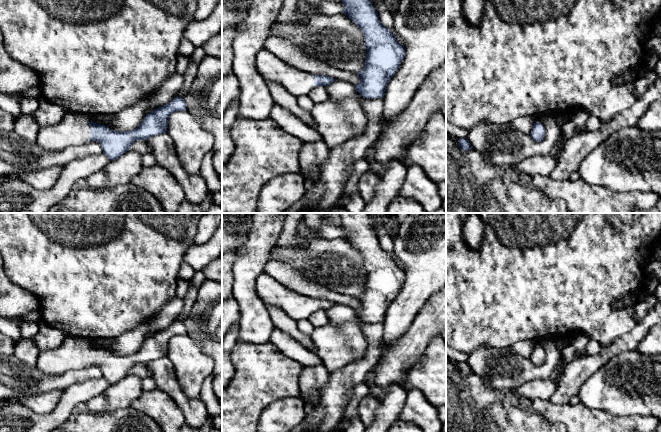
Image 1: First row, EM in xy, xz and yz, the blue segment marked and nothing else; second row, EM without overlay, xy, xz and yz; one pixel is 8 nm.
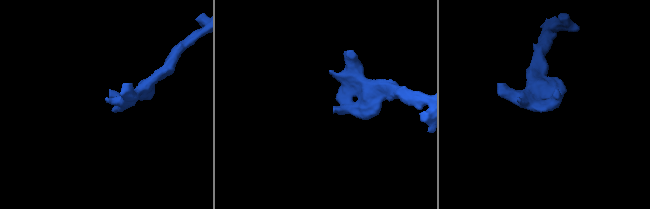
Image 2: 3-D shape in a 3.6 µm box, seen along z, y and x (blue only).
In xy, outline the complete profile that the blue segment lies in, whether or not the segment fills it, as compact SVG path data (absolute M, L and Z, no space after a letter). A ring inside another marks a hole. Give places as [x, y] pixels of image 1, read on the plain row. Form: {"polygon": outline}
{"polygon": "M176 320L166 329L148 337L136 353L123 356L96 348L91 340L66 335L57 348L39 352L37 368L47 375L61 375L69 370L96 365L101 368L103 378L112 385L127 376L137 364L167 357L170 339L184 334L184 323Z"}

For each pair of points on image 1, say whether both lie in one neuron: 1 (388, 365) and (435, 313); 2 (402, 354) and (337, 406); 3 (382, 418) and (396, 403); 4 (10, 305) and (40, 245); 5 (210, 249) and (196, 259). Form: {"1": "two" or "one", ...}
{"1": "one", "2": "two", "3": "one", "4": "two", "5": "one"}

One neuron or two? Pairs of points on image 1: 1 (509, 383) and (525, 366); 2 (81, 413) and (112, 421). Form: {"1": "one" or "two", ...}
{"1": "one", "2": "one"}

